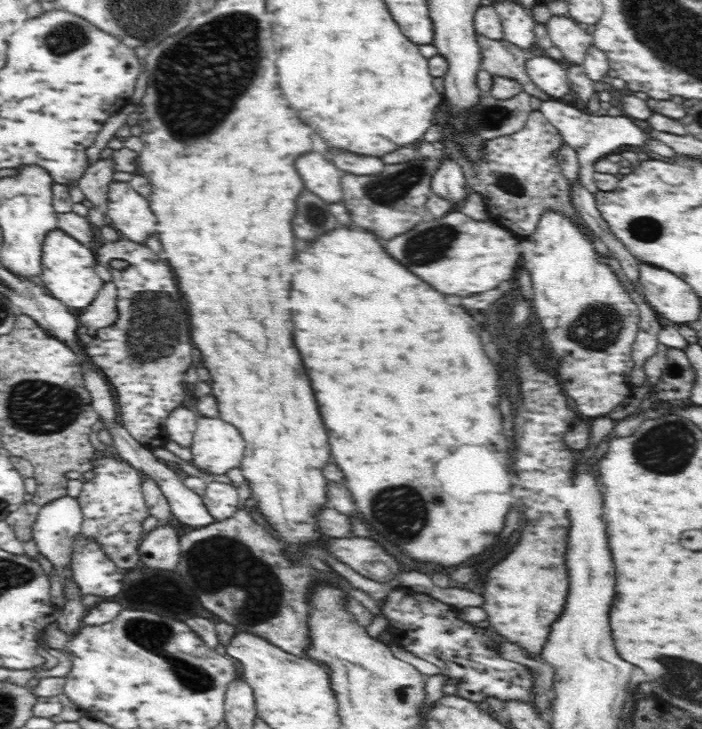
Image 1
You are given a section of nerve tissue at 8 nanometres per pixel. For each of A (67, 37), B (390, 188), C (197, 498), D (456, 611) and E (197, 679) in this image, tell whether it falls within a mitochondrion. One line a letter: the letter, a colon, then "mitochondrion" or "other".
A: mitochondrion
B: mitochondrion
C: other
D: other
E: mitochondrion

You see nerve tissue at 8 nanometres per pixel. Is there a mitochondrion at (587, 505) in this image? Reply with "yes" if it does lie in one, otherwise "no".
no

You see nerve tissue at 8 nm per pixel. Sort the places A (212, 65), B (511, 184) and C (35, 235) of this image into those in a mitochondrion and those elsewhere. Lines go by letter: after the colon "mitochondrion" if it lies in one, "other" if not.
A: mitochondrion
B: mitochondrion
C: other

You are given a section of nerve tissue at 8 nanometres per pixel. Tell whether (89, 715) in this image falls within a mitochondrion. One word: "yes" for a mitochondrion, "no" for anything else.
no

